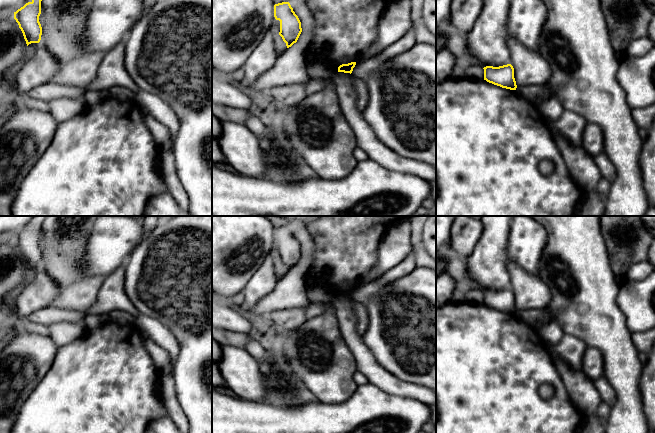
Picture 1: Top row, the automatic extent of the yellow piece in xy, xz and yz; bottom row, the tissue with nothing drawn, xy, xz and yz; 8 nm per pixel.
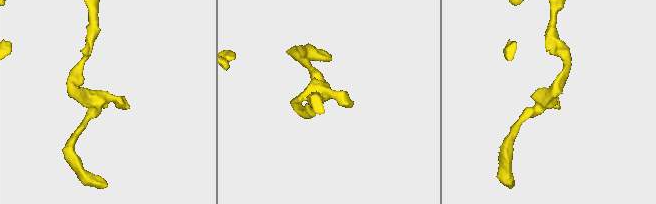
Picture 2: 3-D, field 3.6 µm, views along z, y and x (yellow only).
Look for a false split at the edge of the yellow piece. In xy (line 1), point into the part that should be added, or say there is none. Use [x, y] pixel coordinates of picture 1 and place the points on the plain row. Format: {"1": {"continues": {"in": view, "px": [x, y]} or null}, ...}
{"1": {"continues": null}}

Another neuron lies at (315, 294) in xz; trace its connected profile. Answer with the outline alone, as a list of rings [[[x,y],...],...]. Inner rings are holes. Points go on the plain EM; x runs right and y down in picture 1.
[[[306,286],[306,294],[311,303],[329,302],[336,297],[327,288]]]

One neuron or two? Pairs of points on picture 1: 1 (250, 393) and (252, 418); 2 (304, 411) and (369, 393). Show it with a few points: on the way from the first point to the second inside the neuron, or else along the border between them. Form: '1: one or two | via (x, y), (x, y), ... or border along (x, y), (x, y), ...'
1: two | border along (240, 398), (262, 403)
2: one | via (320, 412), (350, 412), (353, 409)

